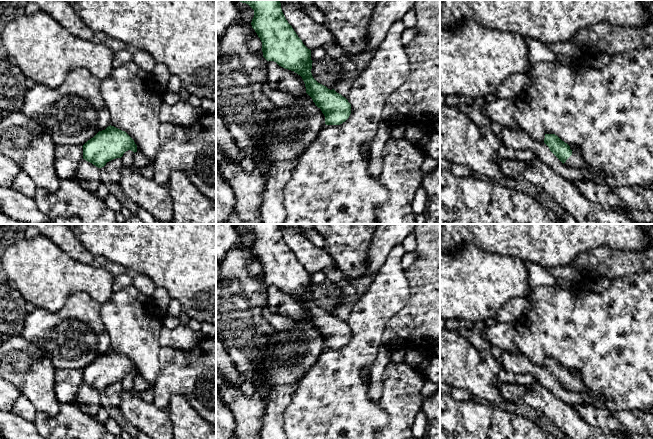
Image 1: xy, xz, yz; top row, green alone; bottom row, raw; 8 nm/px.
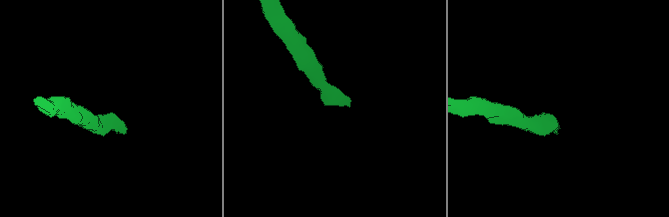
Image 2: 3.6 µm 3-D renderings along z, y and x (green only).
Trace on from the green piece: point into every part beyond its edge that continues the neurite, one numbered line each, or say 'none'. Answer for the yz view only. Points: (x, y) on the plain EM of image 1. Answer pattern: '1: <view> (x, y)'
1: yz (575, 385)

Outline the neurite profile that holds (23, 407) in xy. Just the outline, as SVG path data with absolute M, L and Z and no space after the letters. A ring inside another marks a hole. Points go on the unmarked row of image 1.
M22 394L15 401L12 411L30 422L34 421L37 412L34 405Z

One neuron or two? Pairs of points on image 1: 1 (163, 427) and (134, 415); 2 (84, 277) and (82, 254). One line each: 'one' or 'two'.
1: one
2: two

